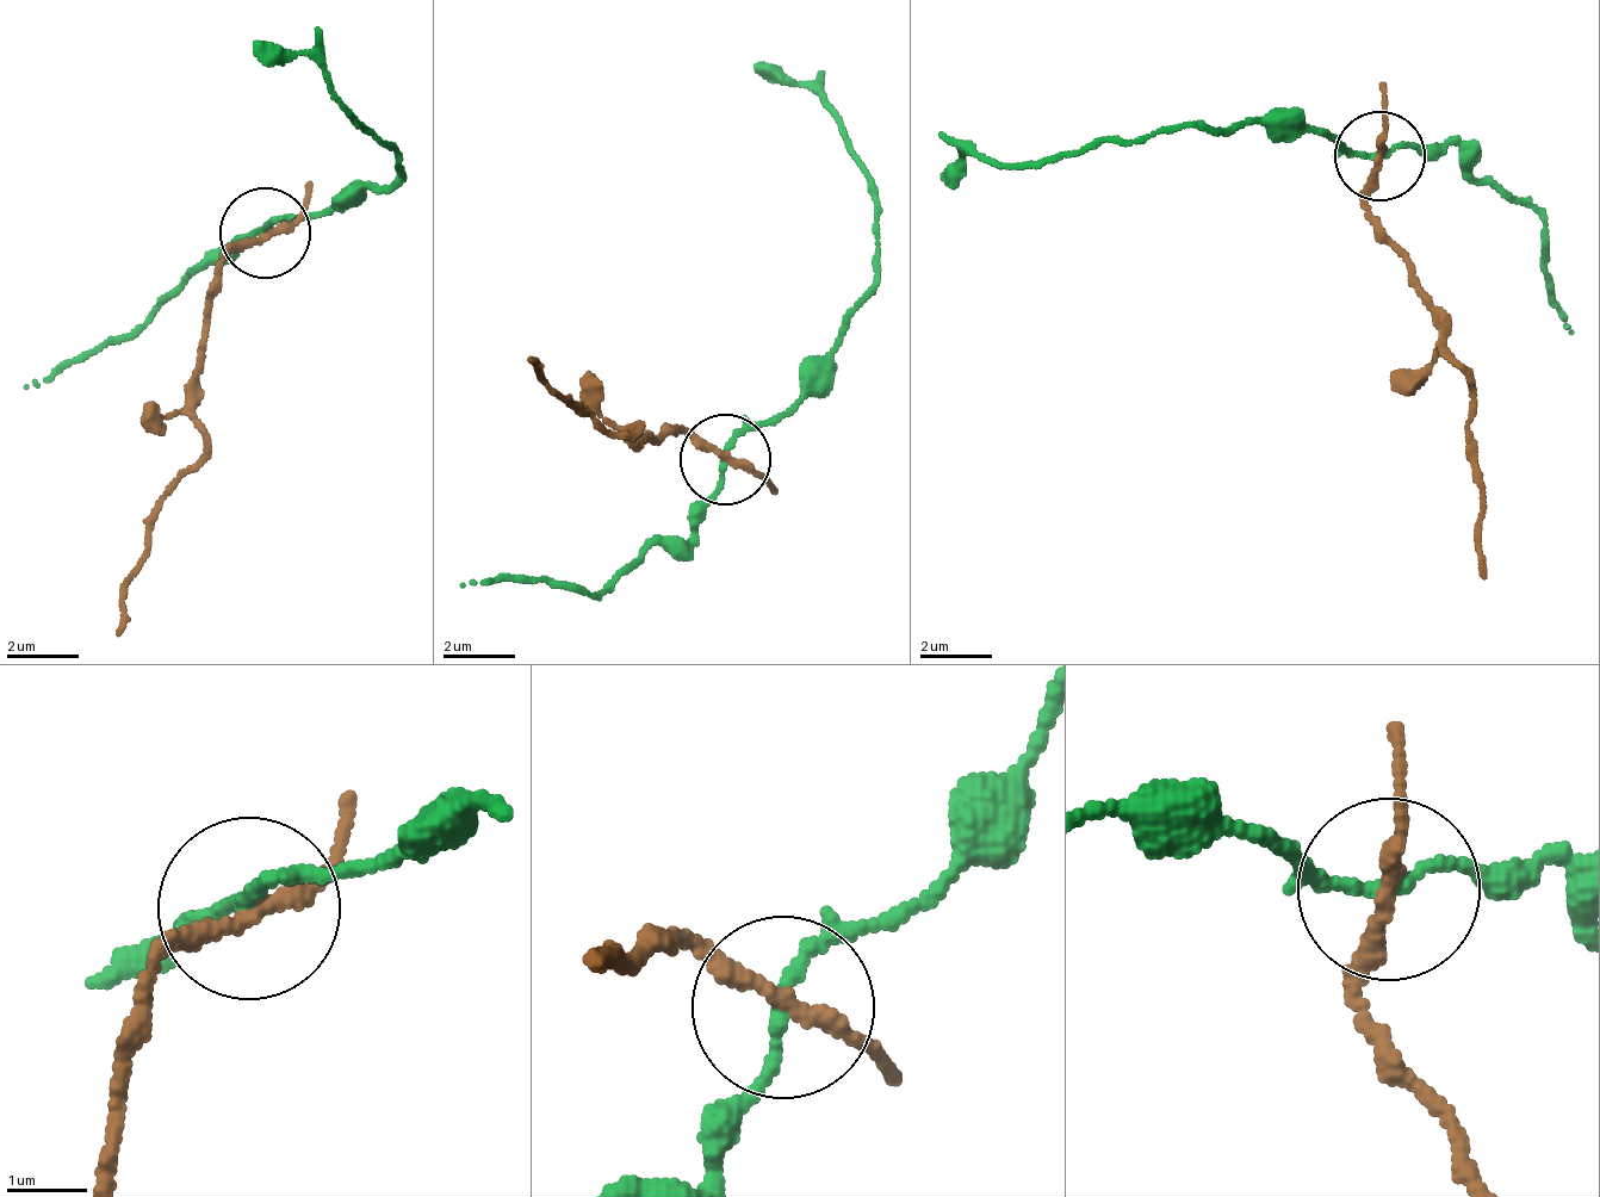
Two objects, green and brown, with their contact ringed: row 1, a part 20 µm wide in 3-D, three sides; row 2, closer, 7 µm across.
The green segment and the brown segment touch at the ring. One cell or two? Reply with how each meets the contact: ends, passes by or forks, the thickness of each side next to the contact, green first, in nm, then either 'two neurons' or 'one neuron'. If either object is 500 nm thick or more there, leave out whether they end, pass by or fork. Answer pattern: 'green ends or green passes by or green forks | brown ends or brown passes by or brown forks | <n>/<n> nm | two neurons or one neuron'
green passes by | brown passes by | 140/200 nm | one neuron

